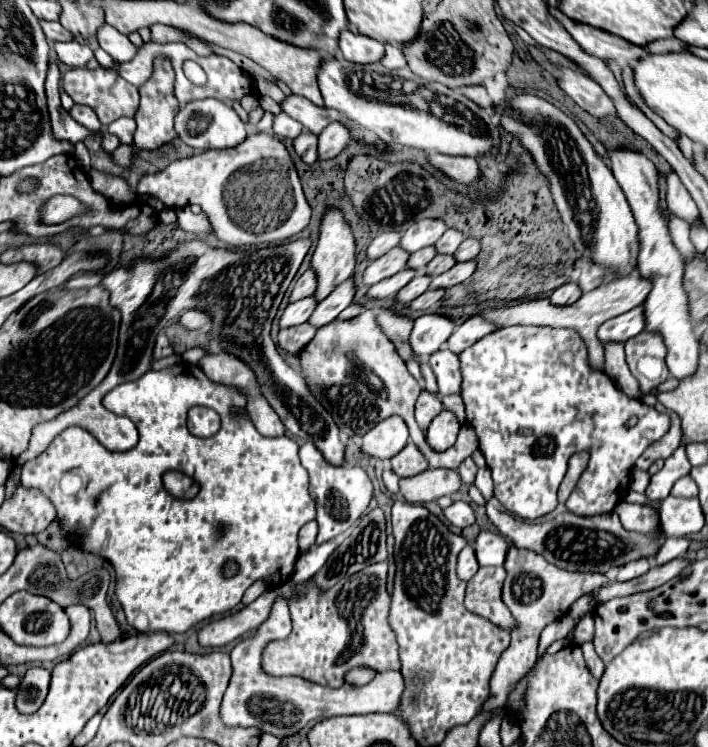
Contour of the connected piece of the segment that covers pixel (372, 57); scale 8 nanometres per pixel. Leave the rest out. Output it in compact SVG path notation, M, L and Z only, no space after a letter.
M346 30L340 34L340 52L350 62L370 64L370 62L378 62L384 56L384 46L378 40L370 40L370 36L362 36Z

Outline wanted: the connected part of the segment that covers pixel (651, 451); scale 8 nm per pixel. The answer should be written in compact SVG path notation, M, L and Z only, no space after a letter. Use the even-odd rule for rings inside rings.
M656 404L656 410L662 412L662 414L668 414L670 416L670 430L668 430L668 436L650 444L650 448L646 448L646 452L636 460L636 468L638 470L648 470L650 464L658 458L666 460L668 456L674 454L674 450L680 446L680 438L682 438L682 432L680 432L680 418L676 412L664 408L662 404ZM676 426L676 428L674 428Z

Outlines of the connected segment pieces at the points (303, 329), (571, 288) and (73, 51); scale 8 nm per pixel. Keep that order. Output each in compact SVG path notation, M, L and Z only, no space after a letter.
M308 322L298 324L294 328L280 330L278 344L280 344L280 348L284 348L284 350L288 350L288 352L292 352L296 356L314 338L314 334L316 334L316 328L312 324L308 324Z
M568 282L568 284L562 284L560 288L556 288L556 290L550 294L550 302L552 302L552 304L560 304L560 306L564 306L564 304L574 304L574 300L578 300L580 294L582 294L582 292L580 292L578 284L576 284L576 282Z
M78 40L56 42L54 50L58 54L58 60L64 62L64 64L68 64L68 66L72 66L72 68L86 66L86 62L94 58L94 52L86 44L80 44Z

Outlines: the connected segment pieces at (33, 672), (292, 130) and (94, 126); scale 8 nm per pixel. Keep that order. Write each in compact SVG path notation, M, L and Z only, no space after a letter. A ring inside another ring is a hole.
M30 668L22 676L18 688L14 690L18 712L22 714L36 712L46 700L48 684L50 684L50 672L46 668Z
M280 112L274 120L274 134L276 136L284 136L284 138L296 138L304 128L302 124L298 124L294 118L288 118L284 112Z
M74 104L72 110L70 110L70 116L72 116L78 124L82 124L82 126L86 126L86 128L90 128L90 130L100 130L100 128L102 128L102 124L98 122L98 116L94 116L94 110L88 108L88 106Z

